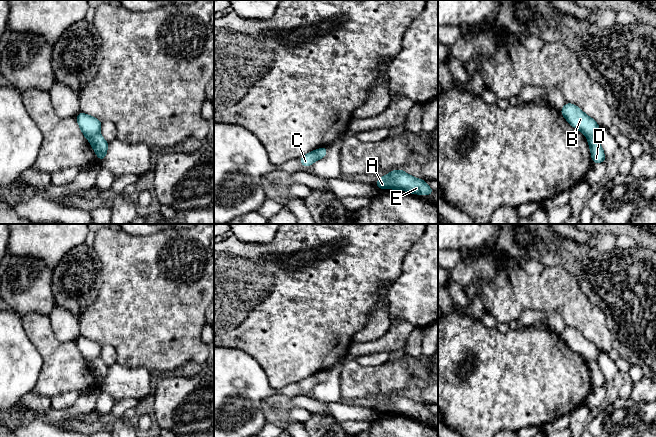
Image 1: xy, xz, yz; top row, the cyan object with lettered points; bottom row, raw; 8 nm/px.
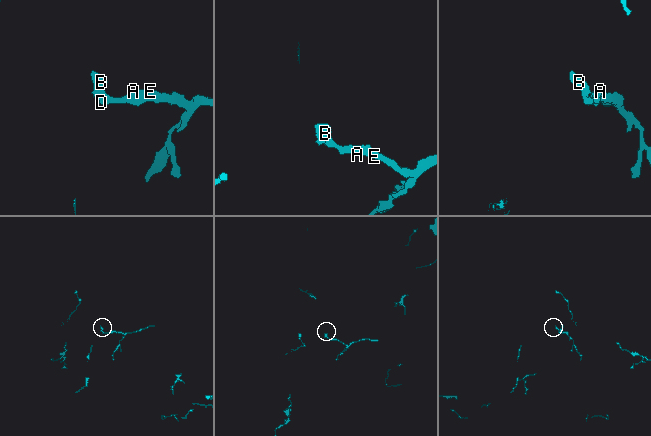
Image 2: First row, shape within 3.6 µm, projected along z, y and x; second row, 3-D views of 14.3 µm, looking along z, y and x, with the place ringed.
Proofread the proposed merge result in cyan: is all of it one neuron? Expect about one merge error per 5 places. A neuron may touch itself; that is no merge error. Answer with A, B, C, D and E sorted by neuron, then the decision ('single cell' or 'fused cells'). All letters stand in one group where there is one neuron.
A D E / B C; fused cells

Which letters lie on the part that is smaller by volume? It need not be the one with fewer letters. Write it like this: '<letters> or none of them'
A, D, E

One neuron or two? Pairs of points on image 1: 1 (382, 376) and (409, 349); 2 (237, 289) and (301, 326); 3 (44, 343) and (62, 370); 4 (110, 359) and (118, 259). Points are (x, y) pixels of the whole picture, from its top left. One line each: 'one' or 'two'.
1: two
2: one
3: one
4: two

